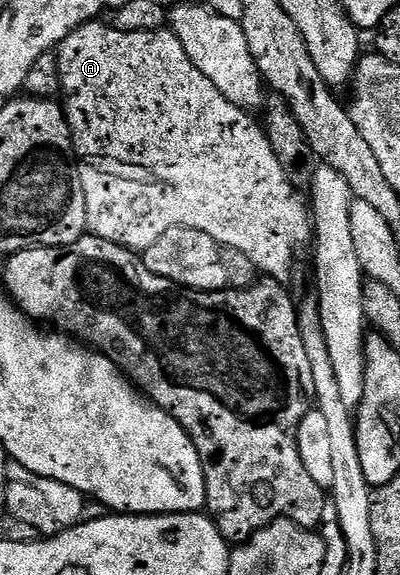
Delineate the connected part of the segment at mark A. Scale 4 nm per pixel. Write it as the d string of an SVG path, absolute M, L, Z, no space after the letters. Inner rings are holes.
M93 21L77 27L70 32L58 48L60 56L60 89L62 106L68 123L72 127L72 146L76 149L78 170L82 181L82 193L86 197L86 217L88 231L102 237L106 241L114 241L118 245L128 247L132 251L142 253L166 229L189 227L206 233L220 244L221 248L238 249L238 253L246 253L250 261L254 261L257 272L281 281L287 280L292 266L296 263L296 250L303 243L311 244L314 239L310 203L286 177L282 165L278 165L278 157L274 157L274 149L270 149L270 141L264 136L264 128L256 123L249 112L235 107L224 94L210 81L210 77L202 77L198 69L186 57L186 49L182 49L182 41L170 29L158 31L139 31L138 33L122 33L115 31L107 22Z

